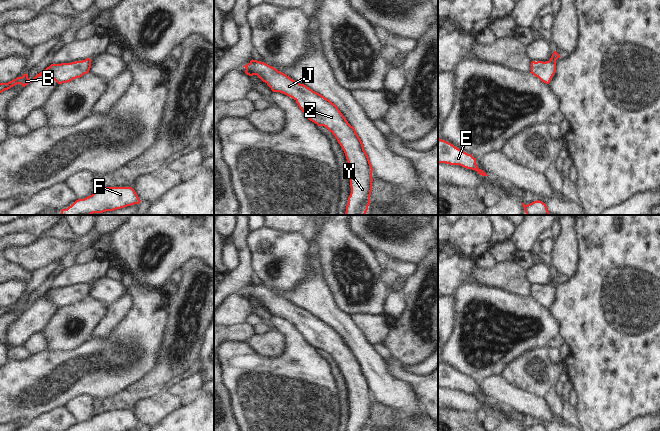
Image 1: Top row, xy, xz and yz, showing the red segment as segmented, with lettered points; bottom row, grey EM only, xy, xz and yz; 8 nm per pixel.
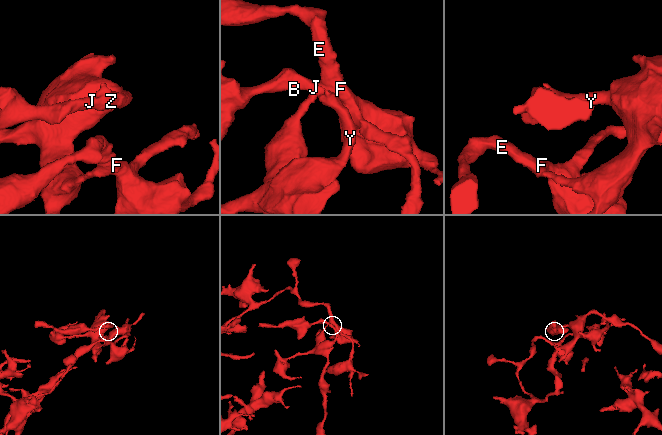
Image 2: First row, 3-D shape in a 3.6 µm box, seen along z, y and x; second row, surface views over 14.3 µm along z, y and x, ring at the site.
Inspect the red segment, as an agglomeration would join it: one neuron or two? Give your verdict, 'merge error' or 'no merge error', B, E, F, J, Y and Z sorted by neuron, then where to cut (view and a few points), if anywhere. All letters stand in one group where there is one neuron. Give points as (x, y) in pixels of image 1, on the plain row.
no merge error | B E F J Y Z | no cut

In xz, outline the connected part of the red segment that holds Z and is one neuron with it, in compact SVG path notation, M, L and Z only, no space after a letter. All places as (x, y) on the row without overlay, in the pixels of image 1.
M252 283L243 291L247 299L257 299L273 316L293 322L310 345L326 351L335 360L349 389L351 417L346 431L368 431L371 426L373 392L355 352L348 347L338 331L264 286Z

